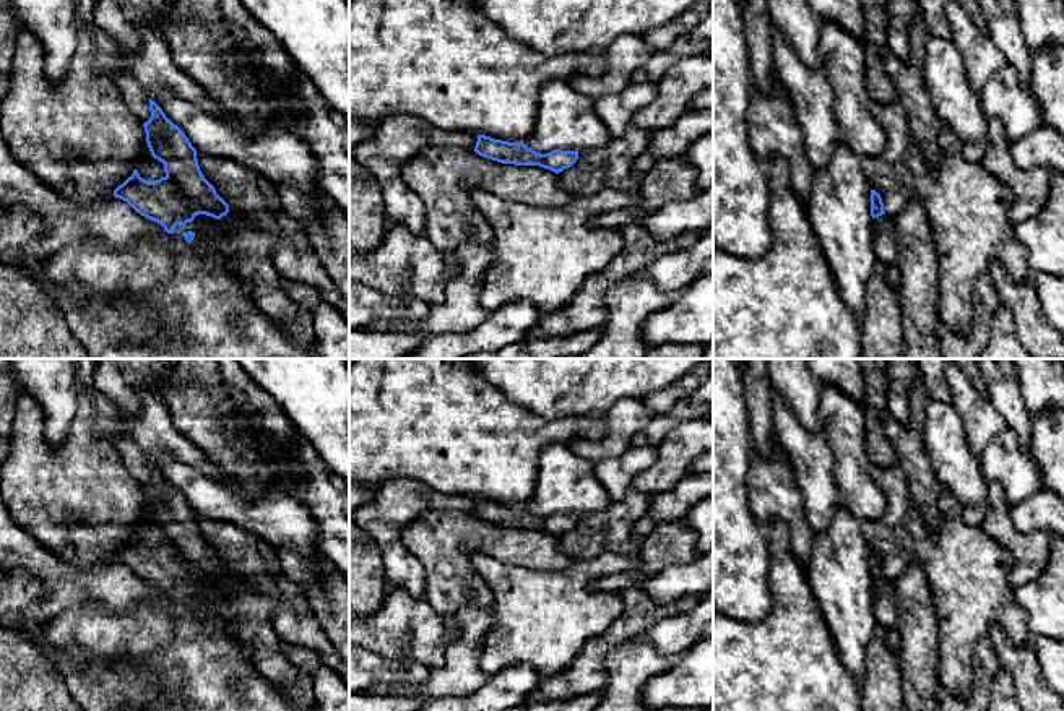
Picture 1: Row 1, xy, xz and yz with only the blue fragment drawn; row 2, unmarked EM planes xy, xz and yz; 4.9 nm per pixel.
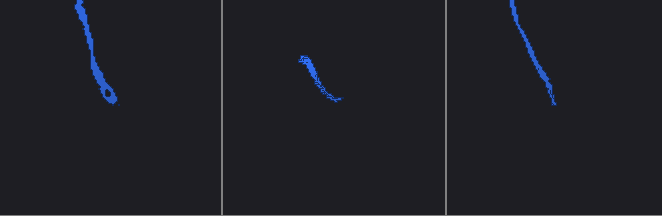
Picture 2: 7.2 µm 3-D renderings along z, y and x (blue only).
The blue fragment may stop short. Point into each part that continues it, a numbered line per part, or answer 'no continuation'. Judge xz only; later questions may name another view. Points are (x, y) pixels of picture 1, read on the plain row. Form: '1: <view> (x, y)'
no continuation

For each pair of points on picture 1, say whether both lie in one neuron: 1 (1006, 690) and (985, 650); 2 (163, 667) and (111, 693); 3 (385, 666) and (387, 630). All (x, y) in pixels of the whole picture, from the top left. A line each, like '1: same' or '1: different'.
1: different
2: same
3: different

